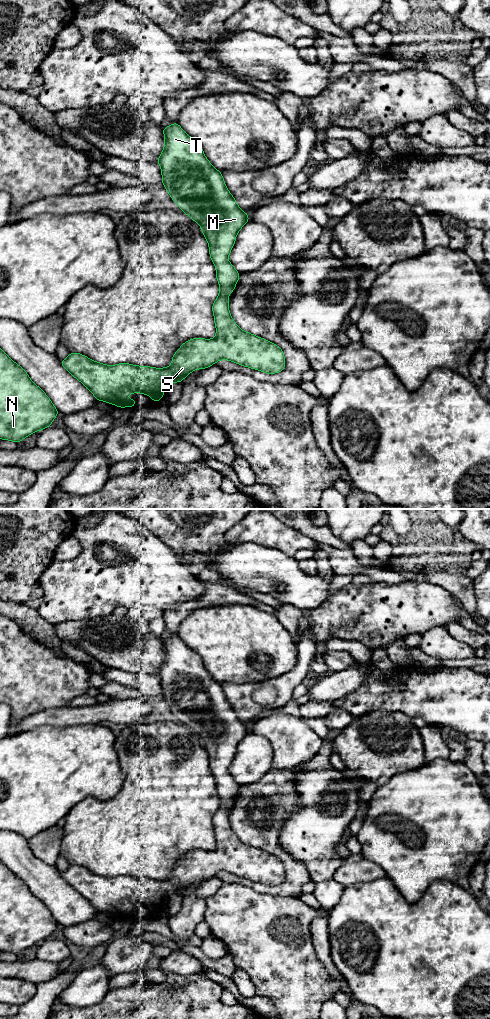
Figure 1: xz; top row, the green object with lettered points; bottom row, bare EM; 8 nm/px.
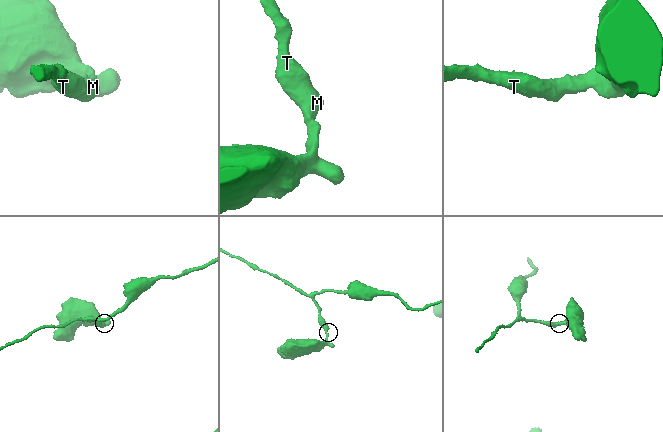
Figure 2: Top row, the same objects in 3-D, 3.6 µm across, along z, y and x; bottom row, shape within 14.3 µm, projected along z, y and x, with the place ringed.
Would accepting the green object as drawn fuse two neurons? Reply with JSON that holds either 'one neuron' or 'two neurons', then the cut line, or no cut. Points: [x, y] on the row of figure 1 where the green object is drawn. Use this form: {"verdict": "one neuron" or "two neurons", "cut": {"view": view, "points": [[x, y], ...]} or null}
{"verdict": "one neuron", "cut": null}

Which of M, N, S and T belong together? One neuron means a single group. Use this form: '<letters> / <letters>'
M N S T

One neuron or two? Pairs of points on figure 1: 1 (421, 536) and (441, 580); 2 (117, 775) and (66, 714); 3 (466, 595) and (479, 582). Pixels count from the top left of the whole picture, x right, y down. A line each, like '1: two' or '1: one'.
1: two
2: two
3: two

